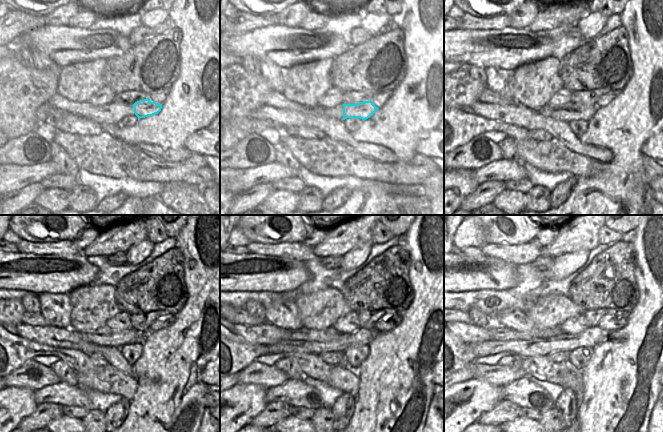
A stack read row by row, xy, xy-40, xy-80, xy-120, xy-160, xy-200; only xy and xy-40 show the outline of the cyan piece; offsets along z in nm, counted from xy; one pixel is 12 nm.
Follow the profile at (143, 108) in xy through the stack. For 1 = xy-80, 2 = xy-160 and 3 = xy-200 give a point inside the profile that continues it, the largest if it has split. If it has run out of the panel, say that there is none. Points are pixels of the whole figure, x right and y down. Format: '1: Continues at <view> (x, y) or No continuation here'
1: Continues at xy-80 (571, 111)
2: Continues at xy-160 (329, 334)
3: Continues at xy-200 (510, 334)

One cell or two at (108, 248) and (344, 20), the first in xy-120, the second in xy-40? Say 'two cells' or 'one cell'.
two cells

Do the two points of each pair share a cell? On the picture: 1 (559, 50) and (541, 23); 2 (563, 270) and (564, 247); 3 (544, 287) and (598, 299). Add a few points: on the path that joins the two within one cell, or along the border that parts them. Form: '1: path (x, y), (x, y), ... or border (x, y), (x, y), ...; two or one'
1: border (564, 25), (536, 32); two
2: border (579, 250), (553, 257); two
3: border (581, 272), (571, 282), (567, 295); two

